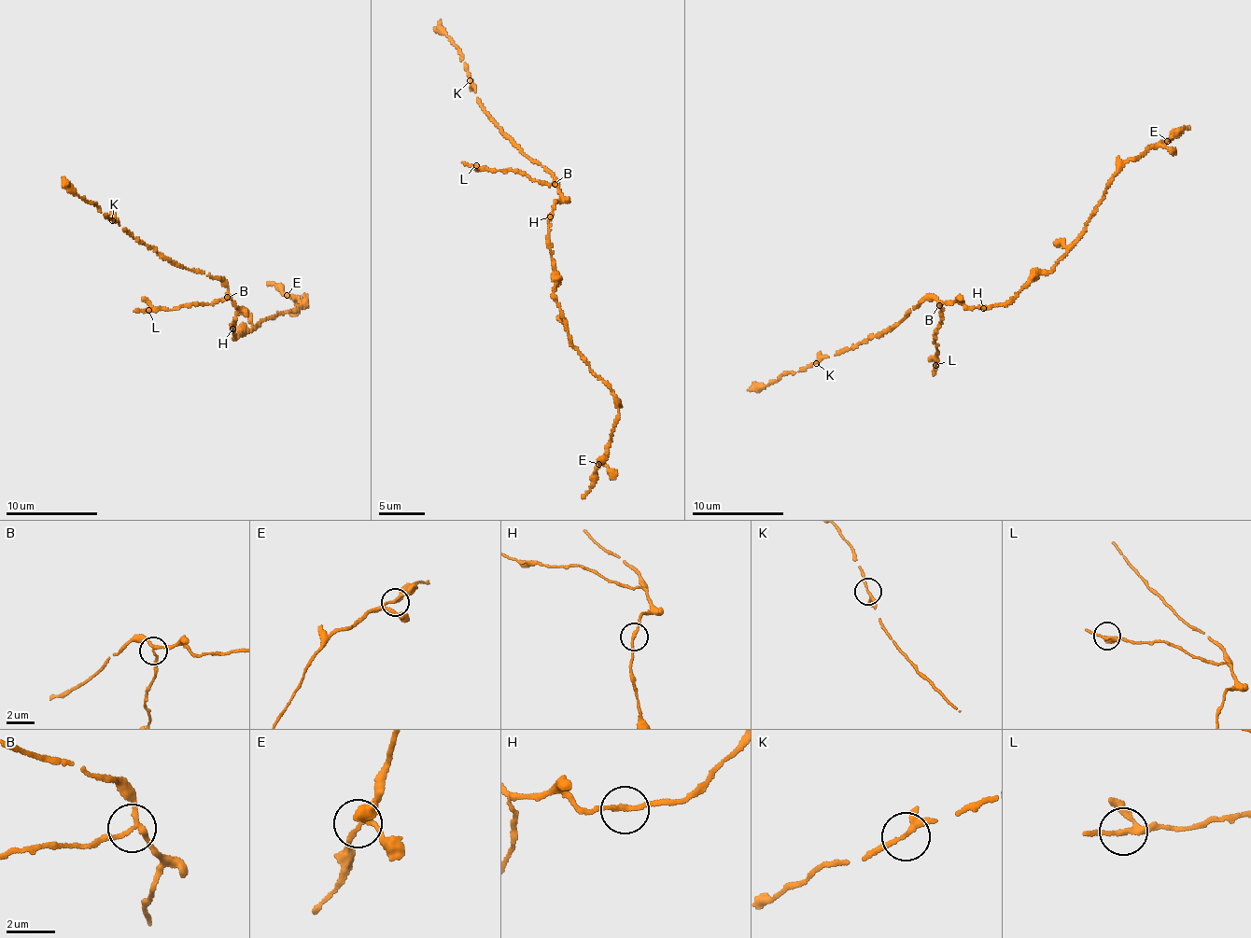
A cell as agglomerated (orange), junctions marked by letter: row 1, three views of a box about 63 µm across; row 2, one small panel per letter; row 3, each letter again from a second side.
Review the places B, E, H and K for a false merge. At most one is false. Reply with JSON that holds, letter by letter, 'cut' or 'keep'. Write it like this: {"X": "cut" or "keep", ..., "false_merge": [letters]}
{"B": "cut", "E": "keep", "H": "keep", "K": "keep", "false_merge": ["B"]}

